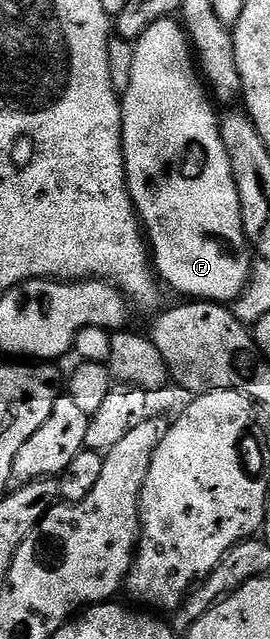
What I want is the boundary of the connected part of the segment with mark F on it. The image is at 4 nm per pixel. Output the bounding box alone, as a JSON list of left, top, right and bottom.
[122,16,254,304]

